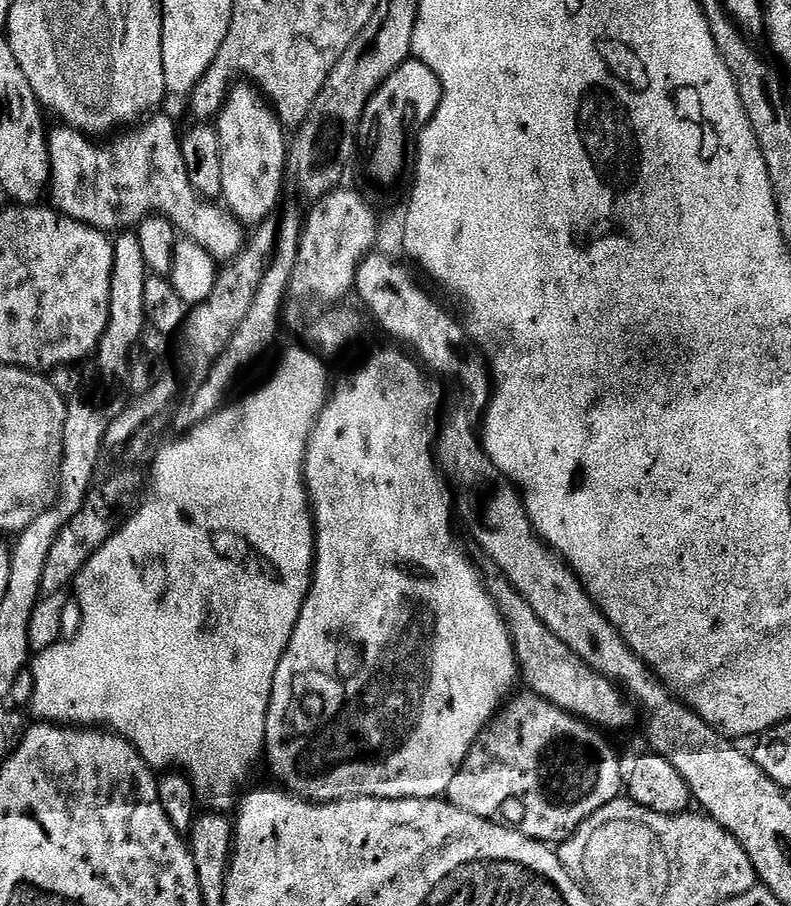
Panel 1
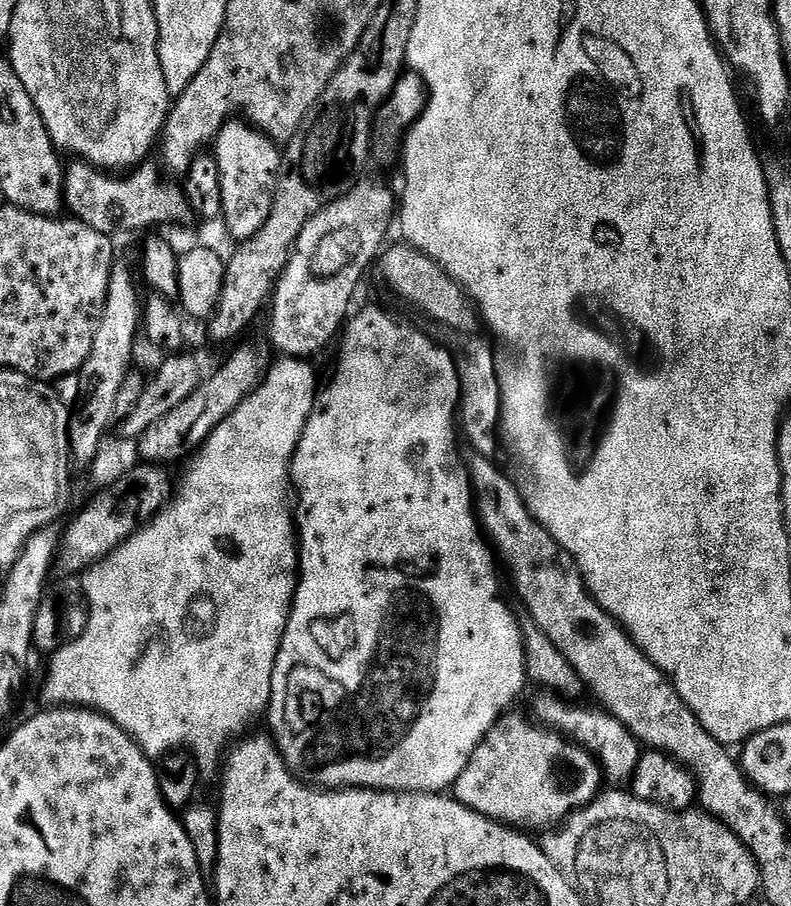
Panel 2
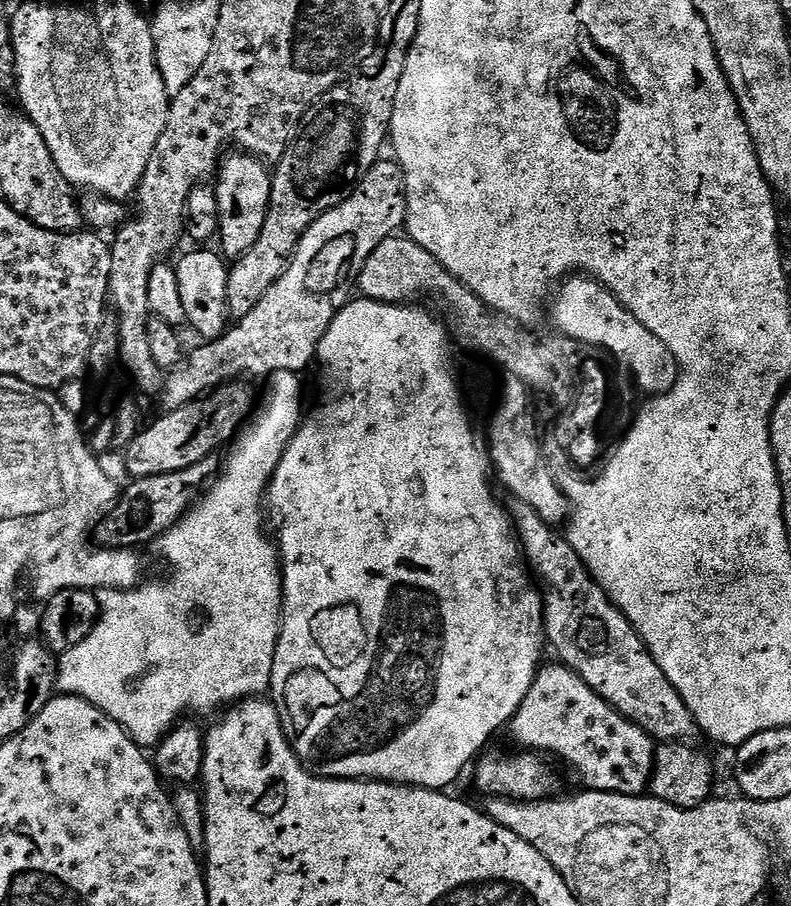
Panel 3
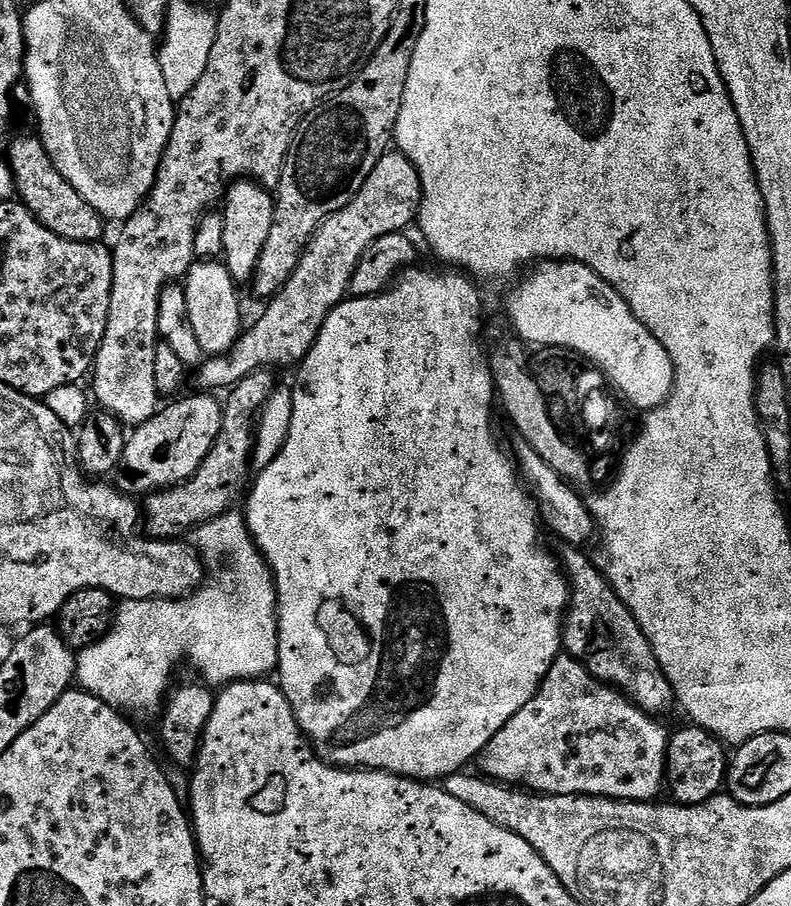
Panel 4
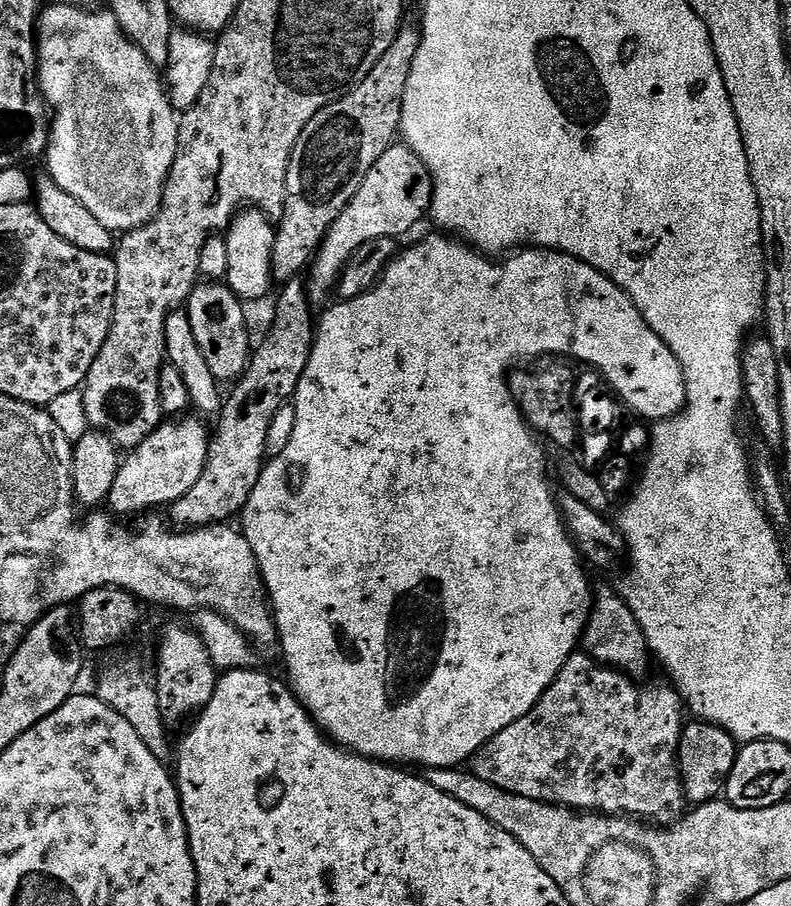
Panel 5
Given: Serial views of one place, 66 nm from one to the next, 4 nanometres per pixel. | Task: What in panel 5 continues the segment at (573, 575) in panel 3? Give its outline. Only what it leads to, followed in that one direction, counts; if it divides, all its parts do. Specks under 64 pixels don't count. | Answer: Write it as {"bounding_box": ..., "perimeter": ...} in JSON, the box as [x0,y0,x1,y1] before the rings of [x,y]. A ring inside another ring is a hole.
{"bounding_box":[582,588,650,678],"perimeter":[[[596,588],[594,599],[588,612],[588,624],[584,627],[582,635],[582,648],[593,660],[604,664],[608,668],[615,668],[633,678],[644,678],[648,672],[650,651],[646,638],[630,610],[626,606],[623,595],[612,588]]]}

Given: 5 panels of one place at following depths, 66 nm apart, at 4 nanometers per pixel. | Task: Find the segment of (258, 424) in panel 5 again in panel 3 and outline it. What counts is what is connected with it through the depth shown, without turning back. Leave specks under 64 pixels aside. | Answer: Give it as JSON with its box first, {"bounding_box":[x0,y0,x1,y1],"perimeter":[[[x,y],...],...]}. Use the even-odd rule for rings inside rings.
{"bounding_box":[94,455,221,549],"perimeter":[[[210,455],[194,466],[186,466],[186,470],[174,470],[170,474],[154,474],[141,480],[133,479],[131,481],[132,485],[125,492],[123,489],[114,511],[105,516],[97,524],[94,533],[95,543],[105,548],[135,549],[137,546],[140,546],[136,544],[148,544],[151,540],[152,543],[159,541],[160,537],[168,533],[191,510],[193,504],[200,499],[202,493],[205,491],[206,482],[211,481],[221,471],[221,461],[218,462],[216,459],[217,457],[215,455]]]}

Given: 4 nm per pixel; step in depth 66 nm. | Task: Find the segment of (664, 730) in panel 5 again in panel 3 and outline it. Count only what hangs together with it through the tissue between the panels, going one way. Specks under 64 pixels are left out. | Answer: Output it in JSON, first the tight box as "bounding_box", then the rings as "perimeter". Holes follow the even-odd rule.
{"bounding_box":[510,662,657,796],"perimeter":[[[559,662],[547,664],[537,671],[522,706],[510,721],[512,736],[520,743],[517,745],[565,760],[580,775],[585,789],[623,796],[645,795],[652,782],[657,741],[594,694],[577,672]]]}

